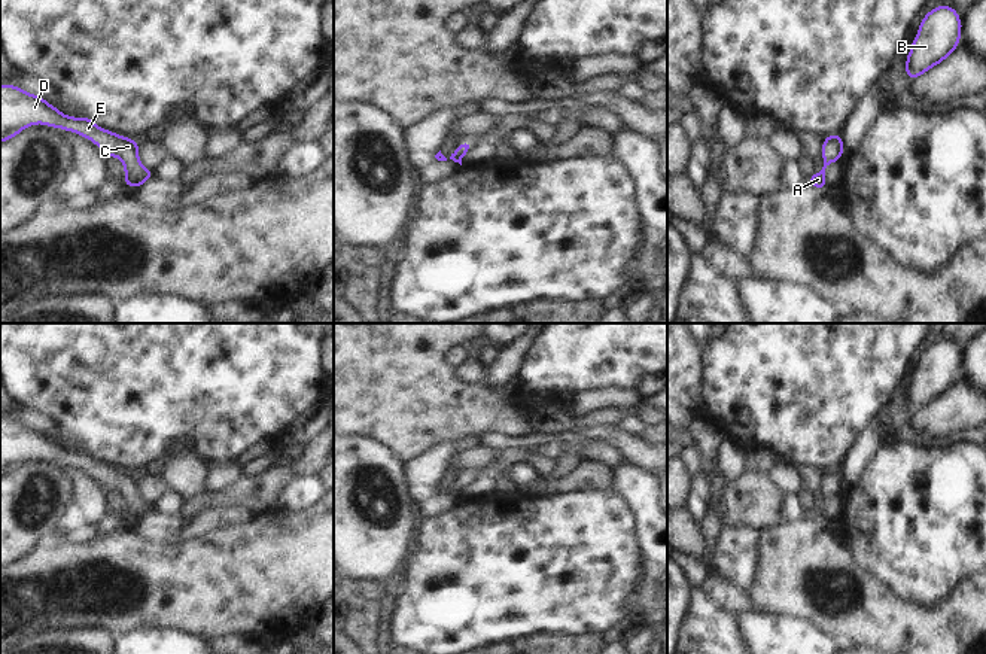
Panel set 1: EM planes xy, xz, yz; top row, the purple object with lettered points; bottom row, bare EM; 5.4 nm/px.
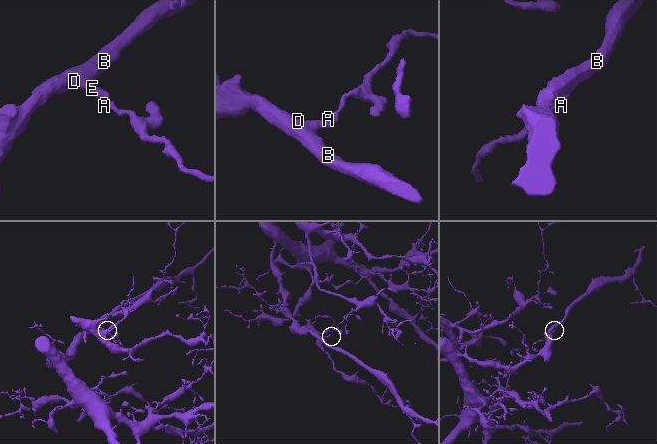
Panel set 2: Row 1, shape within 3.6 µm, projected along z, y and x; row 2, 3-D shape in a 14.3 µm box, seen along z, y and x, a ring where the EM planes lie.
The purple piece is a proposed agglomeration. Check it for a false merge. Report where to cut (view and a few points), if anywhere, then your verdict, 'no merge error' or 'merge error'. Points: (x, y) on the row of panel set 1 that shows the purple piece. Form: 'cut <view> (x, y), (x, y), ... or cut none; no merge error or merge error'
cut none; no merge error

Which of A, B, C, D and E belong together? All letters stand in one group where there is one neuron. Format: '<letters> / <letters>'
A B C D E

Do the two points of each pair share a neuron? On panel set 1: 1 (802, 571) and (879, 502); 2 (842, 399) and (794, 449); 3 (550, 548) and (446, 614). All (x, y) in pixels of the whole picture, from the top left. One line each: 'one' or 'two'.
1: two
2: one
3: one

